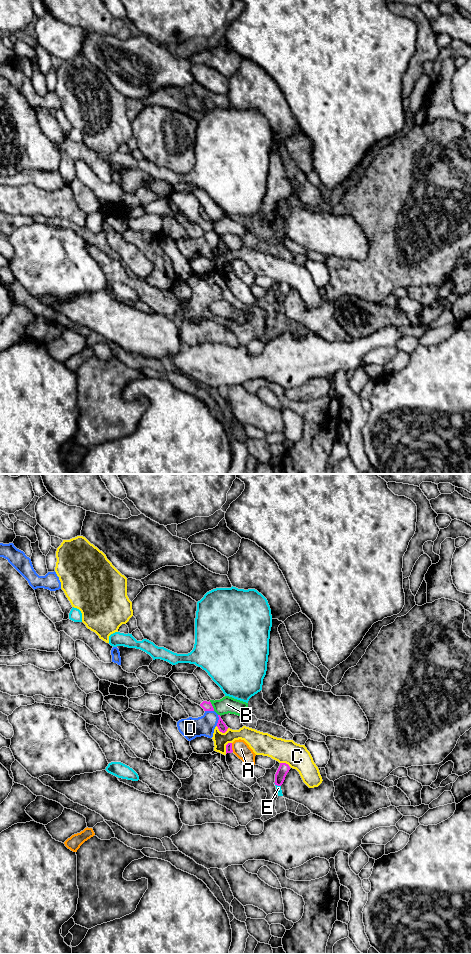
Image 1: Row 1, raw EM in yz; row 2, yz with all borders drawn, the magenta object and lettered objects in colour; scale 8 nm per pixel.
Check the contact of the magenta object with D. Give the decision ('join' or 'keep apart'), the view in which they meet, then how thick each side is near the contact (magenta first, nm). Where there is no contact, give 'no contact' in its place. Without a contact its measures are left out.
keep apart | yz | 70/170 nm

